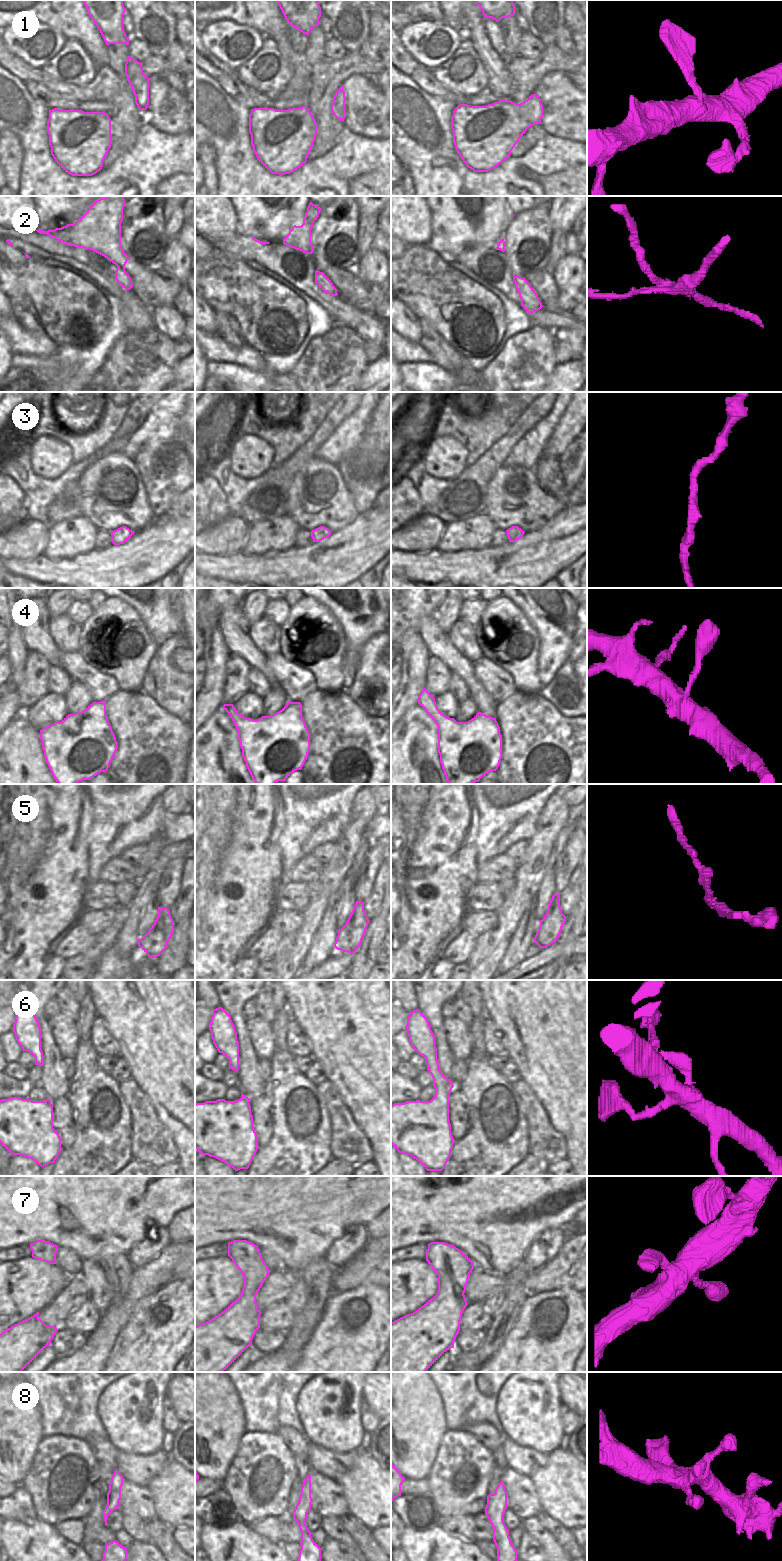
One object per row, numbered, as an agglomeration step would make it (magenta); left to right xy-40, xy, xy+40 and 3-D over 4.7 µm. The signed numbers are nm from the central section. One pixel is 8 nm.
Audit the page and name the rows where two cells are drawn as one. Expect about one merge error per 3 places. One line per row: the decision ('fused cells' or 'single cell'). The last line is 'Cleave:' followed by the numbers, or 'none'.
1: single cell
2: fused cells
3: single cell
4: single cell
5: fused cells
6: single cell
7: single cell
8: single cell
Cleave: 2, 5

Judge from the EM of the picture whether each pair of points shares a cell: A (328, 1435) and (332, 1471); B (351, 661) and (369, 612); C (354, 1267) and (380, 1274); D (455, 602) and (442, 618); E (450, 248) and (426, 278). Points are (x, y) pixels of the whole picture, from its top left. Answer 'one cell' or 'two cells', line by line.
A: two cells
B: one cell
C: one cell
D: one cell
E: two cells

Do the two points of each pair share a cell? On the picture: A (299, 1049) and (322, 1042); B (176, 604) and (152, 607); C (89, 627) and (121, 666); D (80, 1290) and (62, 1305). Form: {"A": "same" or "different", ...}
{"A": "different", "B": "different", "C": "same", "D": "same"}

